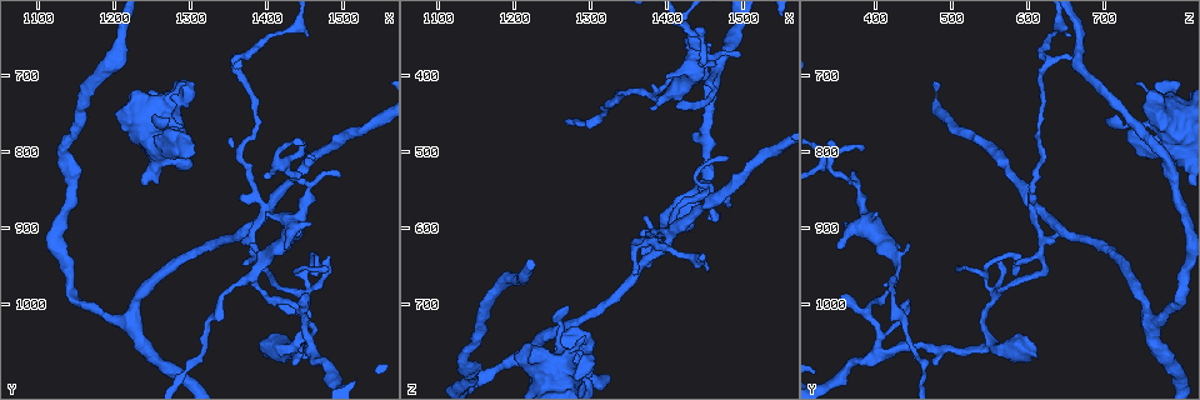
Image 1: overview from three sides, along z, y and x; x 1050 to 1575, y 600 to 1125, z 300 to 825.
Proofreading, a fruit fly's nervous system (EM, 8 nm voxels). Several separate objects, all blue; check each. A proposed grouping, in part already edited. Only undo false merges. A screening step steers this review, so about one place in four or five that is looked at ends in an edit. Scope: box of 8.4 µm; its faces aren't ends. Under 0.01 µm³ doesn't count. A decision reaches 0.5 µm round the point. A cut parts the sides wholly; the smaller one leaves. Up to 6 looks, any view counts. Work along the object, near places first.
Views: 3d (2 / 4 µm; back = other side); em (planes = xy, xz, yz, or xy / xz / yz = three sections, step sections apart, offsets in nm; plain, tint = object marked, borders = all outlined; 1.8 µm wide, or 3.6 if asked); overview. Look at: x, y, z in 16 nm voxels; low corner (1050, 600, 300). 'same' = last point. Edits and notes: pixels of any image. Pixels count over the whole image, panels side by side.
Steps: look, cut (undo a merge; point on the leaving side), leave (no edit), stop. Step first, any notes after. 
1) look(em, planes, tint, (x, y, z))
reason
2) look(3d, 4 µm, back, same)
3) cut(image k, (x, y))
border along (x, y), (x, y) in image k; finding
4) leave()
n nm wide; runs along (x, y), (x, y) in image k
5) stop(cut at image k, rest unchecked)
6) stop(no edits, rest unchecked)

look(em, planes, plain, (1385, 970, 425))
three-way junction

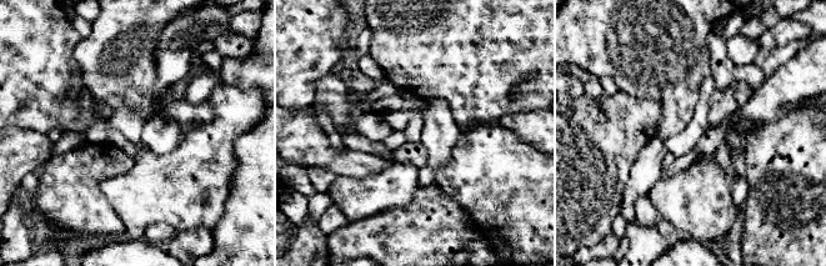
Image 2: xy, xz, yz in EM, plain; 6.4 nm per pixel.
look(em, planes, tint, same)
with the object marked

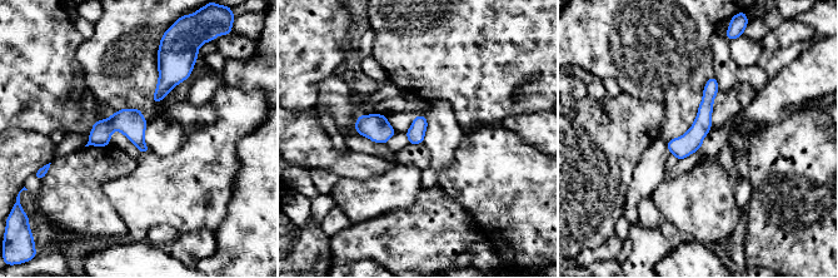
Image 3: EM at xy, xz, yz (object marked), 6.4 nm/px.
leave()
110 nm wide; runs along (712, 82), (702, 125), (681, 155) in image 3; continuous, no second cell

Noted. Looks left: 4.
look(3d, 2 µm, (1430, 820, 335))
abrupt turn

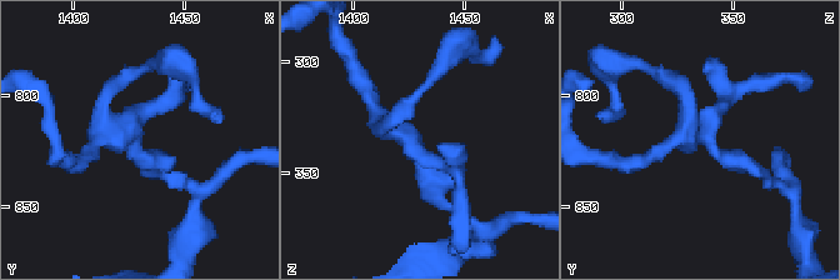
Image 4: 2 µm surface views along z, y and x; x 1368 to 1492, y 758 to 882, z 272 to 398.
look(em, planes, tint, (1426, 817, 335))

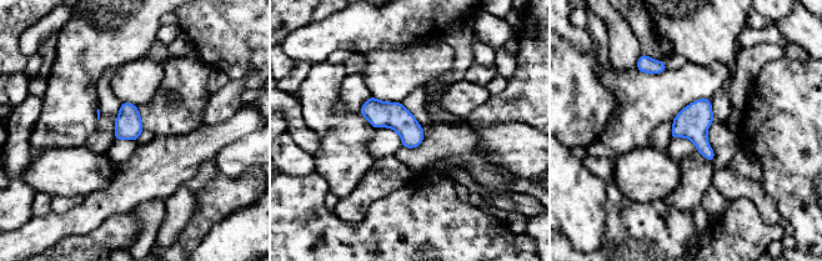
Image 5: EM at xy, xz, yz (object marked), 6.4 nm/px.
leave()
all the same cell

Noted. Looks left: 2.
look(em, 3.6 µm, xy, step 16, tint, (1250, 750, 790))

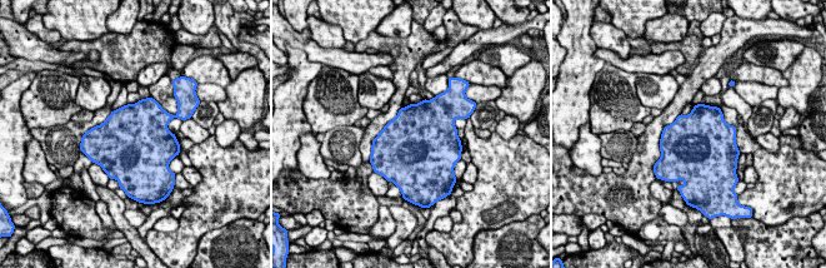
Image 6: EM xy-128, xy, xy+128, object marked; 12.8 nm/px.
look(em, 3.6 µm, planes, tint, same)
cut it another way

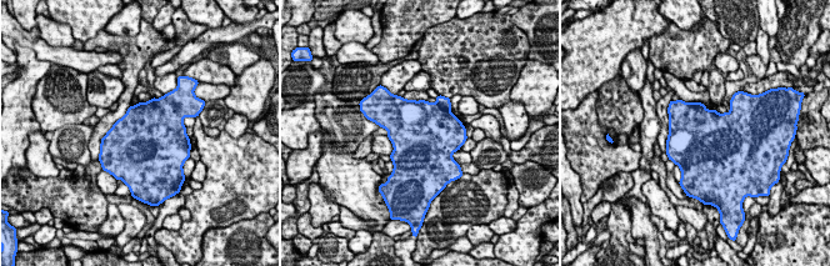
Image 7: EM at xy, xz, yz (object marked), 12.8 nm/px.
cut(image 7, (443, 101))
border along (436, 103), (449, 110) in image 7; a second cell is stuck on

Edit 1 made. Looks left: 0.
stop(cut at image 7, rest unchecked)

